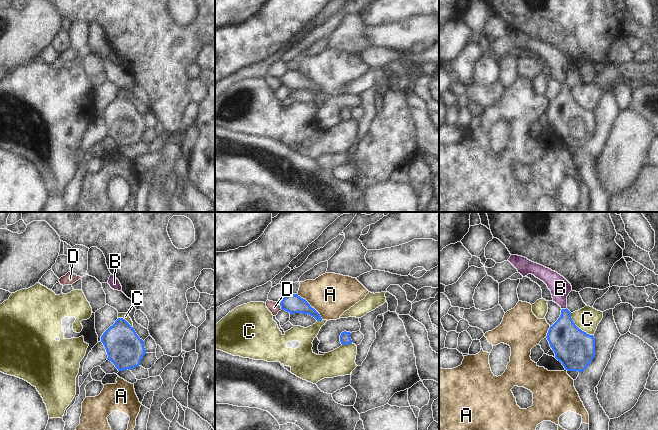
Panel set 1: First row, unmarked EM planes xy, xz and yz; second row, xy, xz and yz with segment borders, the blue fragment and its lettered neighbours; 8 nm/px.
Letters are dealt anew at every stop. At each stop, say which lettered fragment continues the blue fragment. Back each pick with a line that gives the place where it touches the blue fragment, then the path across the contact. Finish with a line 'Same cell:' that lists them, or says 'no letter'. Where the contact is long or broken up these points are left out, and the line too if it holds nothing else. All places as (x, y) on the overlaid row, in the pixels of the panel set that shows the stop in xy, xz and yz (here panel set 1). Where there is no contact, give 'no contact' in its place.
B: yz (564, 309) | across yz (566, 340), (564, 309), (560, 298), (560, 288)
Same cell: B

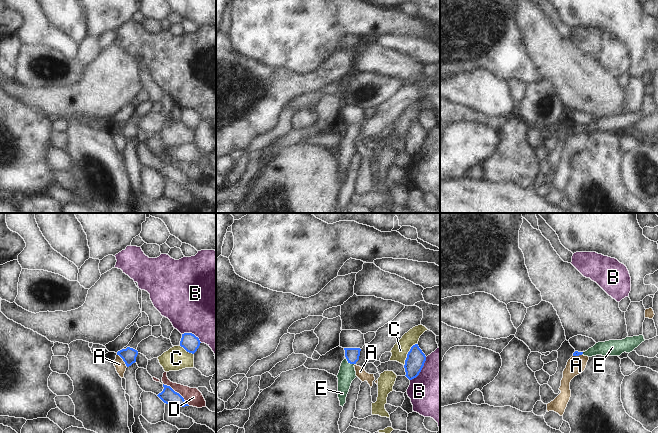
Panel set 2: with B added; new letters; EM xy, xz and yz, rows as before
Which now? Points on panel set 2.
E: xz (349, 362) | across xz (352, 355), (349, 362), (347, 373)
Same cell: E

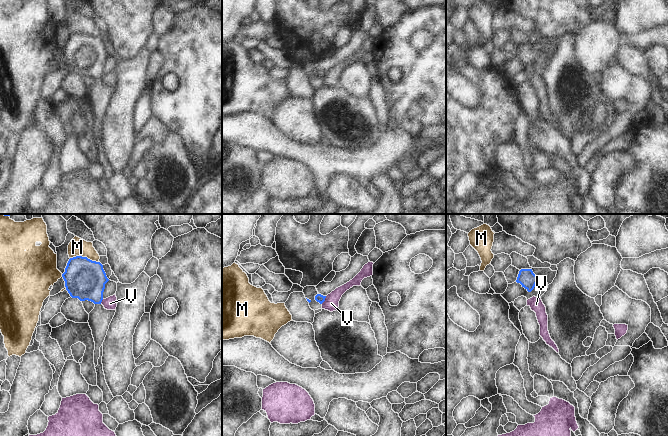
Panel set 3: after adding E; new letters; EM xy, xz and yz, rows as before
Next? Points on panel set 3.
Same cell: no letter

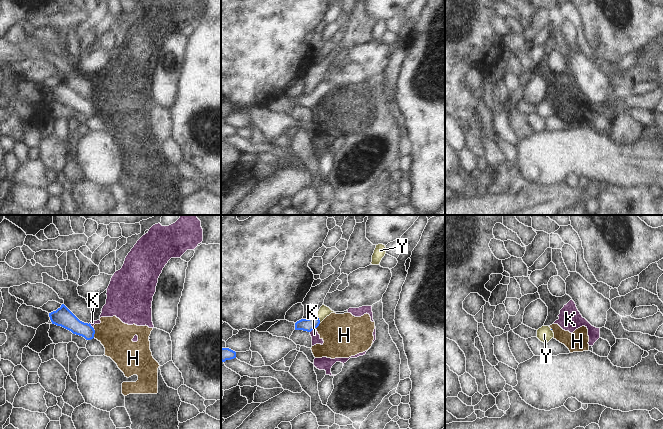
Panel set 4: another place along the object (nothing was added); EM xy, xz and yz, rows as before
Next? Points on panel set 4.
Y: xz (318, 319) | across xz (310, 324), (318, 319), (324, 311)
Same cell: Y

